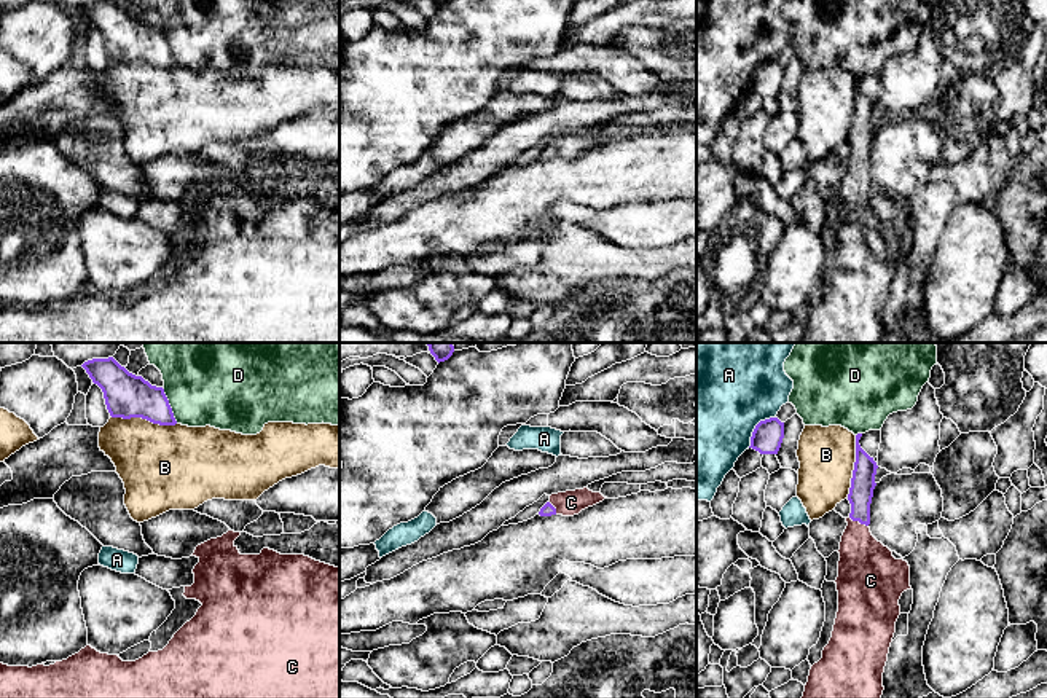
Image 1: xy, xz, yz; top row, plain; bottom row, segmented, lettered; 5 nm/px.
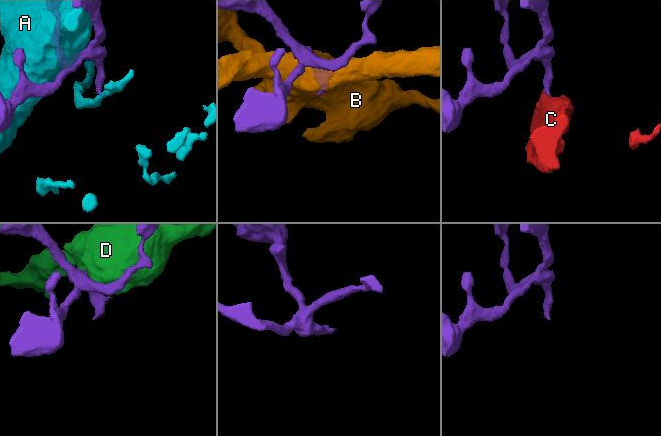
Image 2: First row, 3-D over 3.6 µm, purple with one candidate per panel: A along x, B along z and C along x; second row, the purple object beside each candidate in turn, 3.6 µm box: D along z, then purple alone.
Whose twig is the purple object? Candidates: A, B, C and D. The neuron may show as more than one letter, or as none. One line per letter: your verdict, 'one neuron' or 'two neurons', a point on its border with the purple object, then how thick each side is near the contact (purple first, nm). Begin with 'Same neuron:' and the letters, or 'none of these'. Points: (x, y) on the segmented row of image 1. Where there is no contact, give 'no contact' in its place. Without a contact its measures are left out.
Same neuron: C
A: two neurons; contact yz (756, 427); calibres 160 and 480 nm
B: two neurons; contact xy (144, 418); calibres 220 and 400 nm
C: one neuron; contact yz (858, 520); calibres 130 and 280 nm
D: two neurons; contact xy (169, 407); calibres 220 and 460 nm

